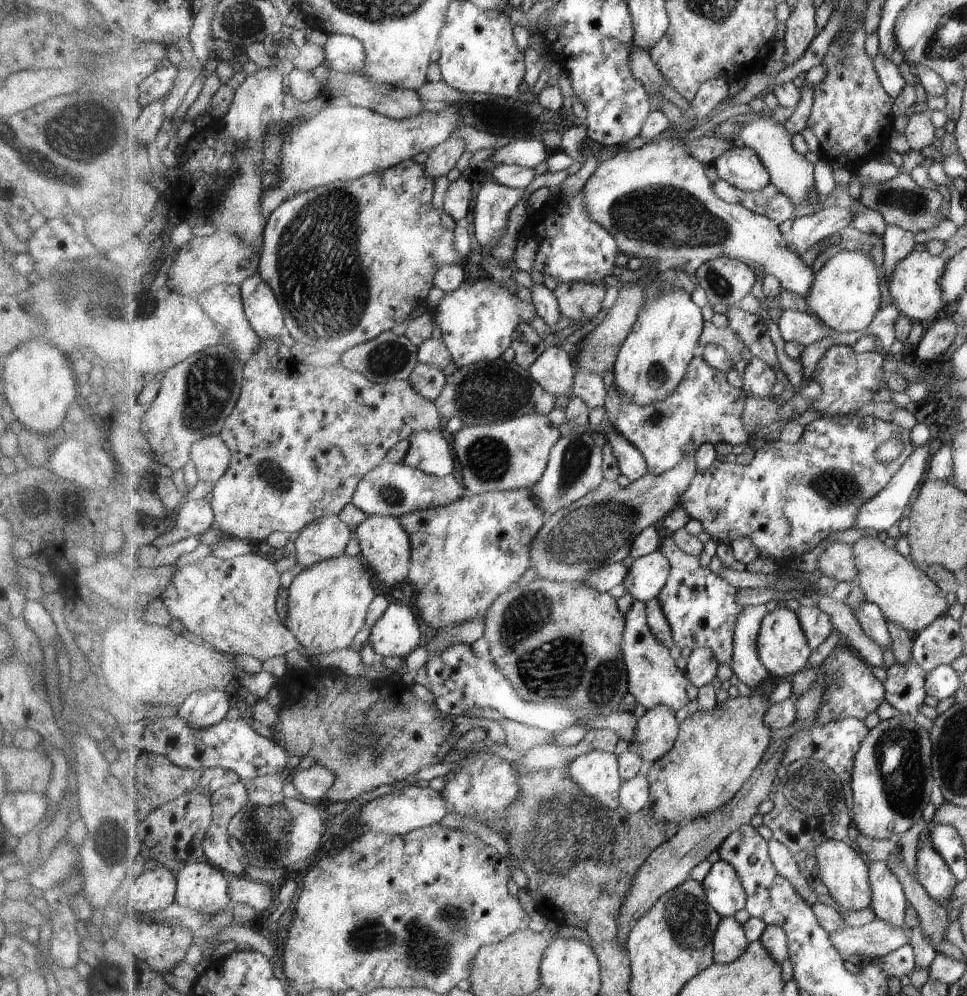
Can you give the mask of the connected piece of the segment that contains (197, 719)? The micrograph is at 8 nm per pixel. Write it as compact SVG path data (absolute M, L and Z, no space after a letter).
M209 690L191 694L178 711L193 728L210 728L227 718L233 707L225 690Z

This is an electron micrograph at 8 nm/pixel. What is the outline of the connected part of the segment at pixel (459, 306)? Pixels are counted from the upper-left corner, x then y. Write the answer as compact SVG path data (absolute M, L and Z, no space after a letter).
M491 277L467 280L459 290L445 294L434 312L441 339L450 349L457 368L498 360L505 350L512 348L514 333L518 331L519 324L531 324L531 320L538 314L533 302L519 300Z

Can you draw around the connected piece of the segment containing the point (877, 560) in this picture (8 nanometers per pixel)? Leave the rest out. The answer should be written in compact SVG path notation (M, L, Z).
M863 536L853 544L853 548L859 570L856 583L865 592L866 600L882 609L888 622L907 628L915 637L935 620L947 615L949 604L939 584L935 580L931 581L925 571L901 556L895 548L888 548L877 536Z

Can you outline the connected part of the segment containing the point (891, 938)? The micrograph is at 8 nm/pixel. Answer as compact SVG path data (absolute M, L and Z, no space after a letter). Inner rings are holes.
M878 918L860 928L845 925L840 931L831 933L831 942L835 942L845 958L855 955L872 959L883 958L910 945L911 939L911 930L907 927L893 926Z

